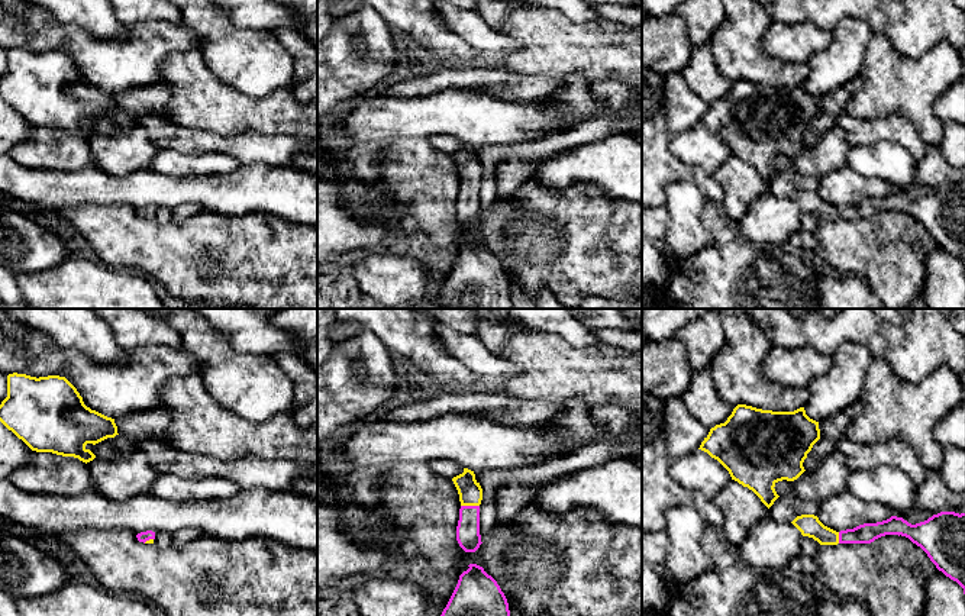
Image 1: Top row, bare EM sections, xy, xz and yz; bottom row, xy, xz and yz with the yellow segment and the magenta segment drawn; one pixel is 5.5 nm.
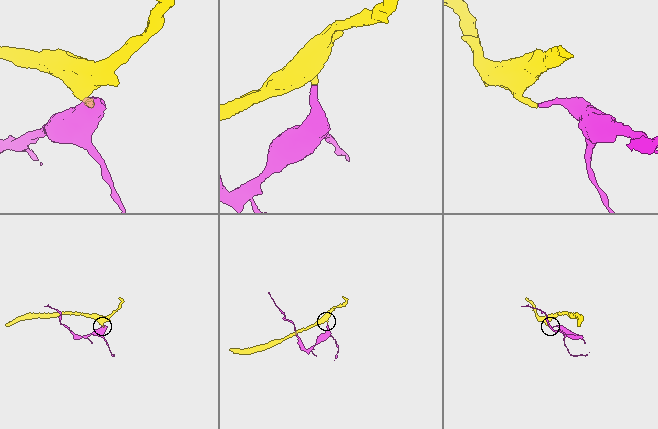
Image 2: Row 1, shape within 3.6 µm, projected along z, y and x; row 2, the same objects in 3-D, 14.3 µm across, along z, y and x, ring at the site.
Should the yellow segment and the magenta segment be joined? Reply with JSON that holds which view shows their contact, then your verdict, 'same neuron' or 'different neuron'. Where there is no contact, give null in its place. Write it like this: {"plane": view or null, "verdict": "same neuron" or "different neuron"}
{"plane": "xz", "verdict": "same neuron"}

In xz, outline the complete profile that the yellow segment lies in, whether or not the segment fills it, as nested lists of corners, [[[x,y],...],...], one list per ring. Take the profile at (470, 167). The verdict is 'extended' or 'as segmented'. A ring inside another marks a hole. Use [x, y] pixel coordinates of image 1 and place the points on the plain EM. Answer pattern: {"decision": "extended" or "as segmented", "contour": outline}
{"decision": "extended", "contour": [[[464,143],[464,148],[452,154],[461,177],[456,216],[465,228],[475,228],[481,217],[480,210],[480,180],[482,164],[475,155],[474,146]]]}

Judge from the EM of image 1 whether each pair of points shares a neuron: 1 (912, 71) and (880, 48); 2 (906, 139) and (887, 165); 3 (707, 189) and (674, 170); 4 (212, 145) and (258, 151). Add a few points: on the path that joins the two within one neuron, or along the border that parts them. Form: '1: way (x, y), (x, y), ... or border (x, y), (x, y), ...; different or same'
1: way (904, 71), (887, 55); same
2: border (867, 144), (878, 141), (896, 142), (916, 161); different
3: way (700, 180), (693, 173), (683, 171); same
4: way (223, 145), (247, 147); same

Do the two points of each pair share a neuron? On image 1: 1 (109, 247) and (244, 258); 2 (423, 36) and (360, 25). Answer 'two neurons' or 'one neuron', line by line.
1: one neuron
2: two neurons

